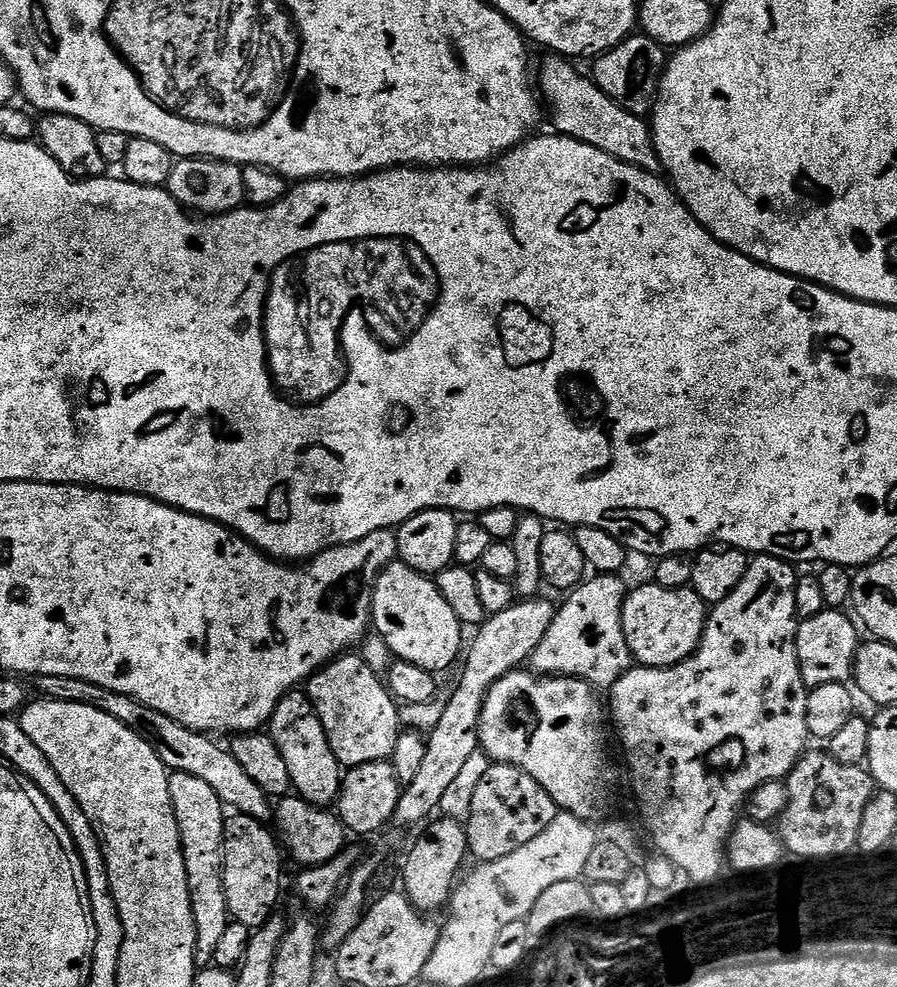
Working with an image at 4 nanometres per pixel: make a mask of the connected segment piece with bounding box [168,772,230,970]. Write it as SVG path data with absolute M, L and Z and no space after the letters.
M172 772L168 781L170 782L170 798L174 806L184 851L190 906L196 927L196 966L197 969L203 970L213 963L214 950L218 950L218 942L230 923L226 906L226 886L224 885L226 805L221 802L214 790L210 790L207 782L202 782L202 778L194 778L194 774Z

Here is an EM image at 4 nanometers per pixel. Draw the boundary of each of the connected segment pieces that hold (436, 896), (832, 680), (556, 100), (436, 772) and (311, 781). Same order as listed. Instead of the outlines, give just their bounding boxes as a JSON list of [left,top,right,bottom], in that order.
[[402,818,469,914],[796,610,862,690],[538,54,660,173],[391,599,557,832],[270,690,342,806]]

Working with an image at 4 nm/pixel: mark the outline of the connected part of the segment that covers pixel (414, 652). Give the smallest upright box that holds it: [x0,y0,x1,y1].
[372,562,465,674]

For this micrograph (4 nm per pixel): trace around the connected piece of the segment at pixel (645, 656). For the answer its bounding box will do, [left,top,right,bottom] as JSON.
[622,582,709,668]

